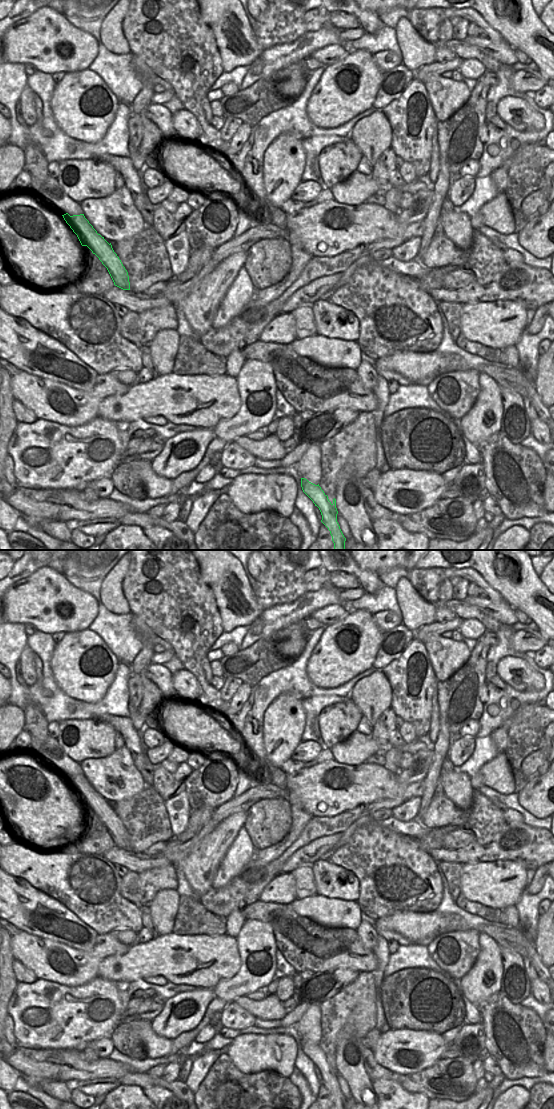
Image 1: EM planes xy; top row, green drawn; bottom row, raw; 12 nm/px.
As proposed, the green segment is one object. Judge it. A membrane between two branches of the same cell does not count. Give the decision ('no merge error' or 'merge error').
no merge error

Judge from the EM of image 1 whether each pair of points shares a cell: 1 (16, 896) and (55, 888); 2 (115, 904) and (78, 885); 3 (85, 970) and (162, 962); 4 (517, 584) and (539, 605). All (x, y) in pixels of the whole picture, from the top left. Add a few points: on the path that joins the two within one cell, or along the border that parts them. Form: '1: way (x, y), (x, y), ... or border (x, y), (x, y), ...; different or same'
1: border (21, 878), (61, 903); different
2: way (106, 904), (103, 904), (87, 888); same
3: border (116, 955), (110, 955), (102, 960), (97, 975); different
4: way (522, 589), (534, 600); same

